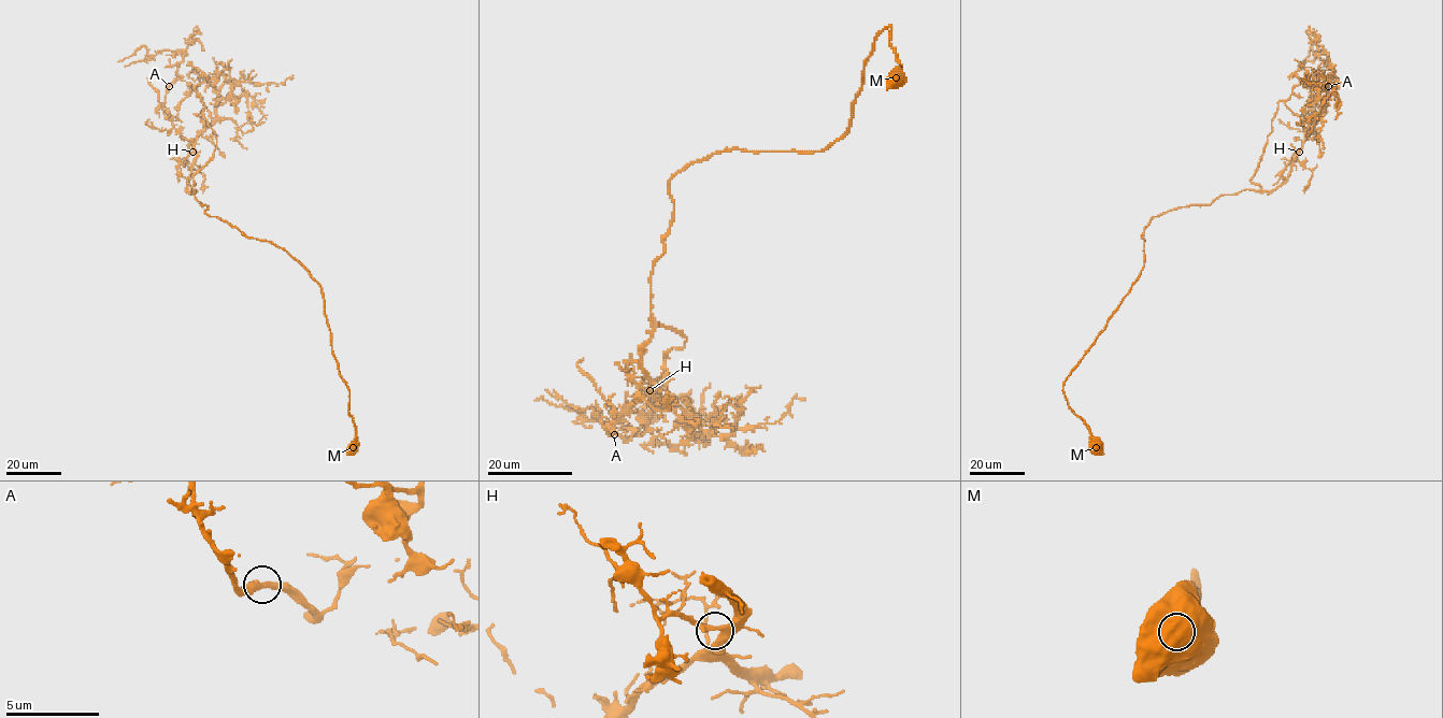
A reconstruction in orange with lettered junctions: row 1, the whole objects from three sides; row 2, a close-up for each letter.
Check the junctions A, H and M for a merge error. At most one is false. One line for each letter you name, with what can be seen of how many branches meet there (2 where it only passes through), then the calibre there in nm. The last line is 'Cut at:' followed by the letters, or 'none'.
Cut at: none

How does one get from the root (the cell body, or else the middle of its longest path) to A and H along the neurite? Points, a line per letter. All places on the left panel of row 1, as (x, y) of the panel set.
A: (353, 446), (349, 389), (320, 285), (284, 249), (205, 214), (187, 190), (196, 153), (165, 106), (170, 86)
H: (353, 446), (349, 389), (332, 353), (320, 285), (284, 249), (205, 213), (196, 190), (187, 190), (193, 152)

